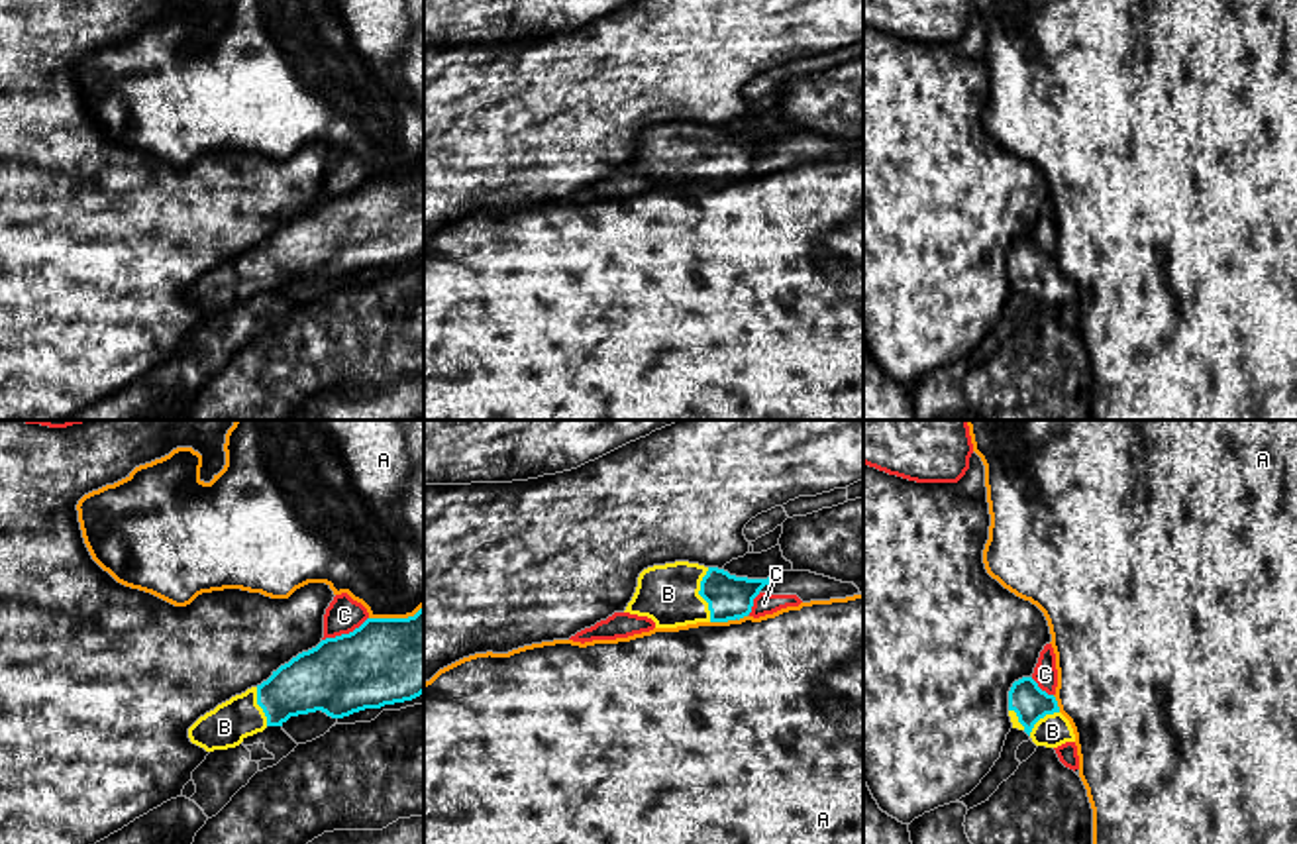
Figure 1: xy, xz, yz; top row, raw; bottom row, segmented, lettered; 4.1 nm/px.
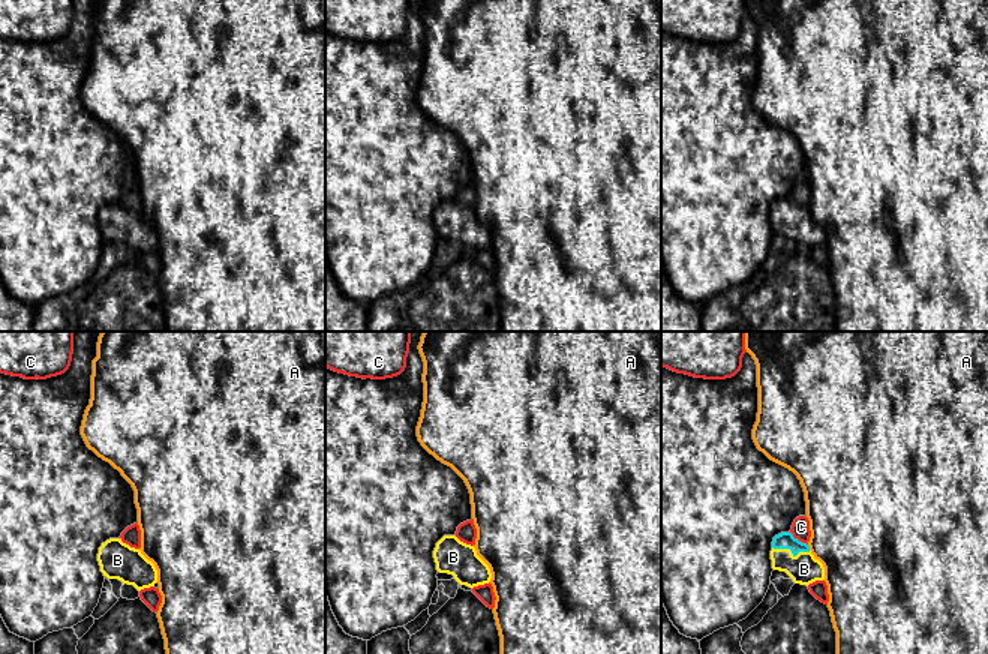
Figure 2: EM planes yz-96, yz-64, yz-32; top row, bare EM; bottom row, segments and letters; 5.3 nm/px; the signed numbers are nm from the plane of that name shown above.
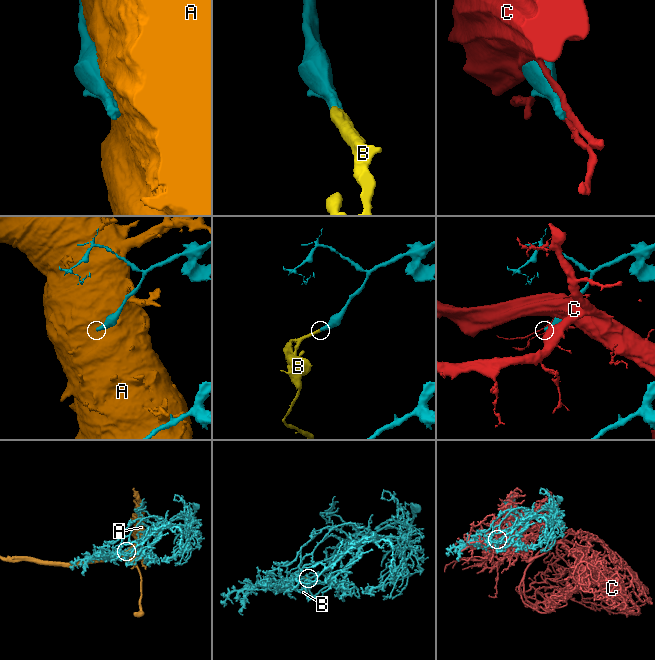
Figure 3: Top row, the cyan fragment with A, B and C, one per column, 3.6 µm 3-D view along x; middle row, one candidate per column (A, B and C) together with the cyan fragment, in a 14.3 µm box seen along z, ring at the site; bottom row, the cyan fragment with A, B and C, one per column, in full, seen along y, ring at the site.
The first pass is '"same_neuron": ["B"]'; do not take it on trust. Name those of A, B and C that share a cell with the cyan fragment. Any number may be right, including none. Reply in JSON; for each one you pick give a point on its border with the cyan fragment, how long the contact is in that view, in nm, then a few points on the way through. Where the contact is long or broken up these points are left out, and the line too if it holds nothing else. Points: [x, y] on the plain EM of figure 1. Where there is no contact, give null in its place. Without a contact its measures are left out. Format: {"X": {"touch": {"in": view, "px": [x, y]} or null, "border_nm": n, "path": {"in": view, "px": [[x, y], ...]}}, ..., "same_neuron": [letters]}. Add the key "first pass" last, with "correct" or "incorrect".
{"B": {"touch": {"in": "xz", "px": [699, 154]}, "border_nm": 220, "path": {"in": "xz", "px": [[728, 158], [699, 154], [668, 154]]}}, "same_neuron": ["B"], "first pass": "correct"}

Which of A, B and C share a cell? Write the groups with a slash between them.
A / B / C

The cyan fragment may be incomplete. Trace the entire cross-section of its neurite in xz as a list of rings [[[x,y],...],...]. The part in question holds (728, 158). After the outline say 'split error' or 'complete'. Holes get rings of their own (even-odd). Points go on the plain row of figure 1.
[[[689,122],[653,126],[640,133],[624,173],[651,179],[655,188],[740,181],[752,173],[759,151],[781,135],[748,139]]]; split error

